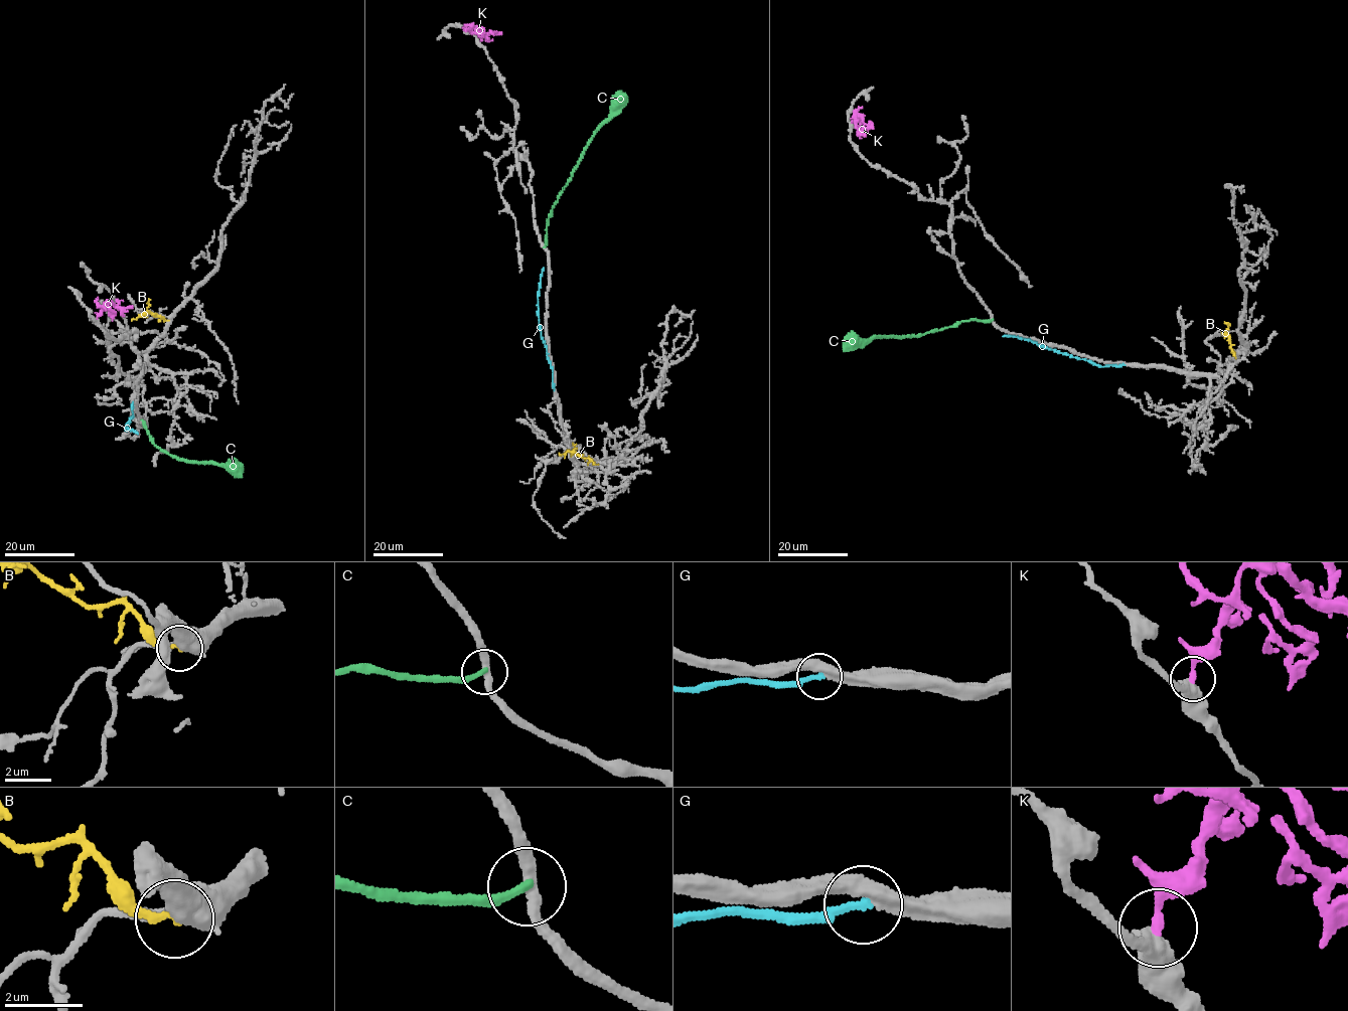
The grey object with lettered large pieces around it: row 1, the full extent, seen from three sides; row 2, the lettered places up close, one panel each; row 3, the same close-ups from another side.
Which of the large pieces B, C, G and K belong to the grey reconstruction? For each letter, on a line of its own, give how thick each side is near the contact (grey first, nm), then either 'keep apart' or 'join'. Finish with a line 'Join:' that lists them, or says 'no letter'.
B: 550/200 nm | keep apart
C: 320/240 nm | keep apart
G: 440/190 nm | join
K: 480/240 nm | keep apart
Join: G

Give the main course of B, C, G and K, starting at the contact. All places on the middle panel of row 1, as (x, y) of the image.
B: (597, 465), (578, 455), (573, 449), (576, 444)
C: (545, 246), (547, 220), (558, 195), (581, 153), (623, 102), (625, 95)
G: (555, 389), (553, 370), (539, 319), (538, 293), (544, 268)
K: (466, 30), (470, 26), (484, 33), (501, 32)

